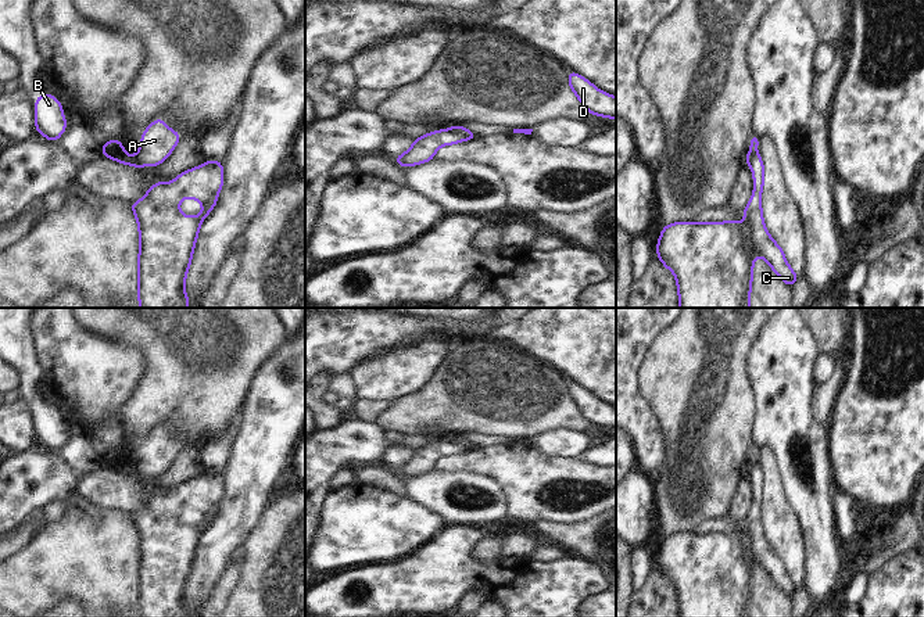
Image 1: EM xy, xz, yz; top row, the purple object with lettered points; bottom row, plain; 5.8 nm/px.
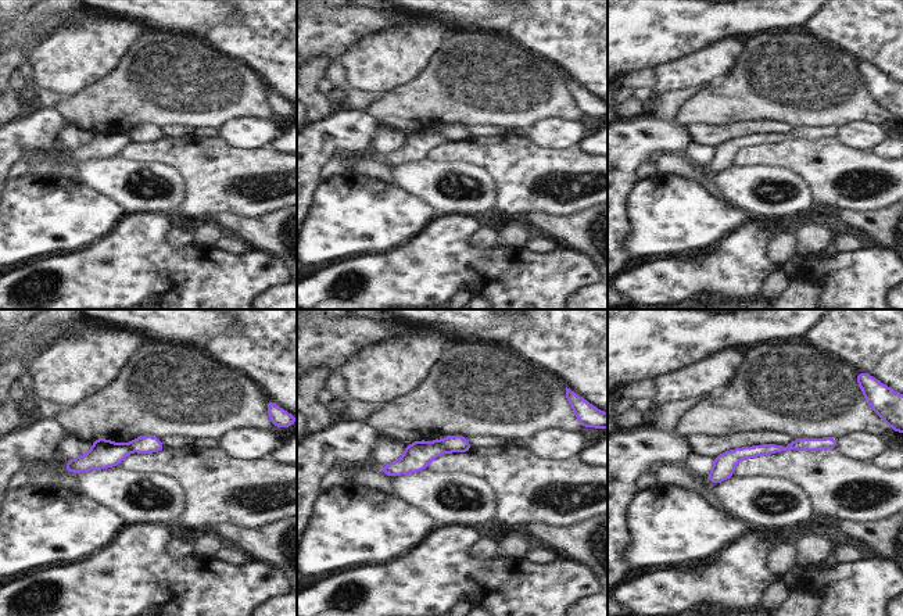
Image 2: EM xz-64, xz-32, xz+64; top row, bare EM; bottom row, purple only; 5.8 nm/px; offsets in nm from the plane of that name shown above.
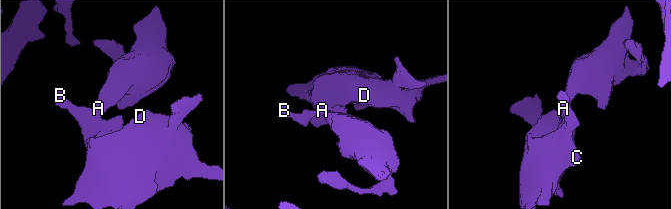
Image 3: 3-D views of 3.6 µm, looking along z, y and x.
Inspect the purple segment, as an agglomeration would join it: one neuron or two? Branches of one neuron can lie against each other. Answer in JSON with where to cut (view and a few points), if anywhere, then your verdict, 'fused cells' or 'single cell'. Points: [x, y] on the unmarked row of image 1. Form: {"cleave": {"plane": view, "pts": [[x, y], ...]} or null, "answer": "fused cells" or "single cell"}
{"cleave": {"plane": "xz", "pts": [[448, 440], [466, 449]]}, "answer": "fused cells"}

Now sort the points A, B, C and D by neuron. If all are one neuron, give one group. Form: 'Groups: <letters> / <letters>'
Groups: A / B C D.

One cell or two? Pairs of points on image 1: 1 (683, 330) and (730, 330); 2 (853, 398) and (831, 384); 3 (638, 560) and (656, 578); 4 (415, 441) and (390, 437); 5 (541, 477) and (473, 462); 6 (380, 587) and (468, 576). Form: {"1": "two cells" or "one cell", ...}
{"1": "one cell", "2": "two cells", "3": "two cells", "4": "one cell", "5": "one cell", "6": "one cell"}

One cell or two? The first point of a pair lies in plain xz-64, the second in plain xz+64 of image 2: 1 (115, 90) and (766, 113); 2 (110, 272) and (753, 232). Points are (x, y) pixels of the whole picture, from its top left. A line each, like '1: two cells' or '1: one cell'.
1: one cell
2: one cell

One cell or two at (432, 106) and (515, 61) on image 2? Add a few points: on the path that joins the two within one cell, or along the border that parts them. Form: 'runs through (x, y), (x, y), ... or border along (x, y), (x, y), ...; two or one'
runs through (452, 89), (472, 79), (494, 79); one

